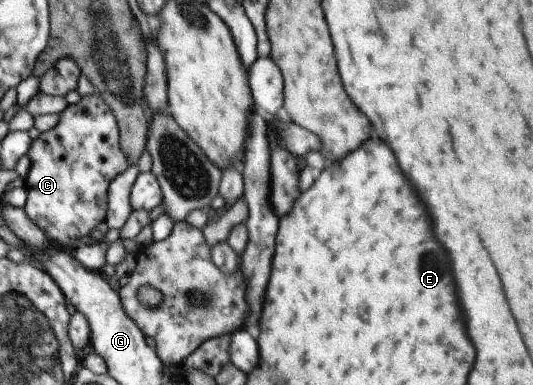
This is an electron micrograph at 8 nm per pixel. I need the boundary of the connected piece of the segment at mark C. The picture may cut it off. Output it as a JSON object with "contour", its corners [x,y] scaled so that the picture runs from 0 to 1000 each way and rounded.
{"contour":[[[176,236],[152,249],[141,273],[126,273],[109,294],[107,314],[99,332],[77,343],[54,374],[49,403],[56,429],[43,460],[49,519],[41,540],[92,631],[137,652],[141,644],[129,634],[133,618],[165,610],[182,579],[195,574],[205,473],[220,452],[229,452],[240,423],[221,379],[223,343],[216,306],[186,242]]]}

